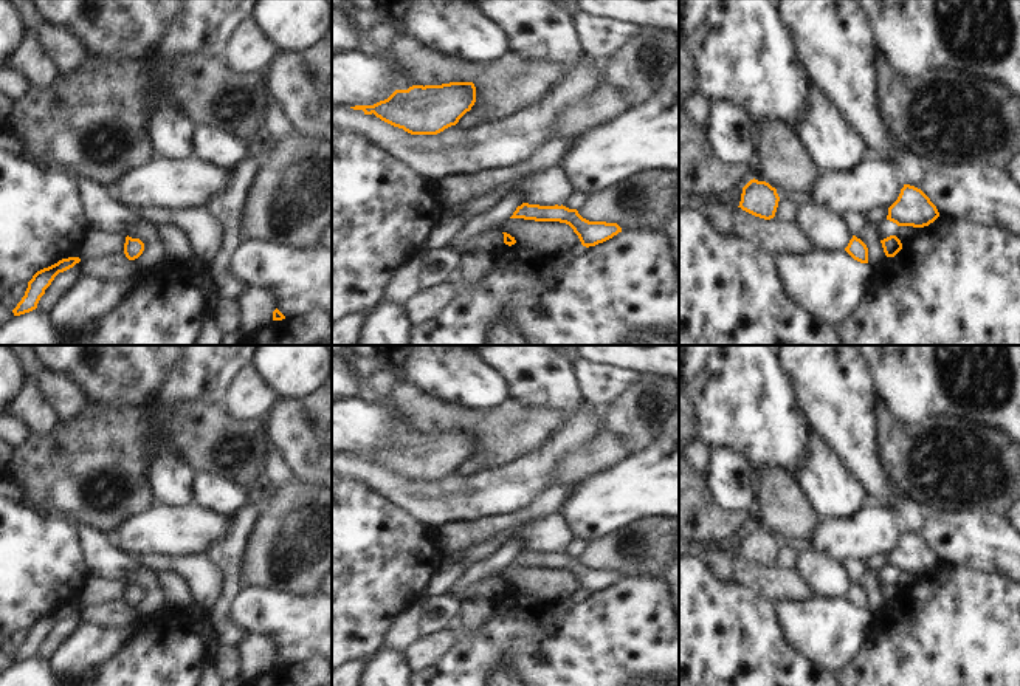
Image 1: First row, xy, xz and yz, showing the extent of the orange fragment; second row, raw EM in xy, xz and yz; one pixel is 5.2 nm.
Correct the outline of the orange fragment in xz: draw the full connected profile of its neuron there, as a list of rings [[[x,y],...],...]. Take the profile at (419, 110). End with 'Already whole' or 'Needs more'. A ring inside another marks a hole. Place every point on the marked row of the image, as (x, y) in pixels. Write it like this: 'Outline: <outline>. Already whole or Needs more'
Outline: [[[450,82],[442,85],[412,85],[408,90],[395,90],[388,99],[374,105],[355,105],[364,115],[375,115],[381,121],[403,129],[411,135],[437,135],[456,125],[459,119],[471,110],[476,102],[476,87],[473,82]]]. Already whole.

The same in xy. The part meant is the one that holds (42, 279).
Outline: [[[68,257],[68,259],[59,260],[57,263],[54,263],[48,268],[37,271],[33,276],[33,279],[28,282],[25,296],[17,304],[17,307],[12,310],[14,316],[20,316],[20,314],[36,310],[40,297],[45,294],[45,290],[51,285],[54,277],[59,273],[64,273],[64,271],[73,268],[79,262],[81,262],[79,257]]]. Already whole.

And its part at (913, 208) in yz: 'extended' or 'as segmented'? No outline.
as segmented

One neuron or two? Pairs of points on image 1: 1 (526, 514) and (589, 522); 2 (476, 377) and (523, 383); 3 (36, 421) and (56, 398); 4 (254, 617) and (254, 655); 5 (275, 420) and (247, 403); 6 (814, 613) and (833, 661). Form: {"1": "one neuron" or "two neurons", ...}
{"1": "two neurons", "2": "two neurons", "3": "two neurons", "4": "two neurons", "5": "two neurons", "6": "one neuron"}

